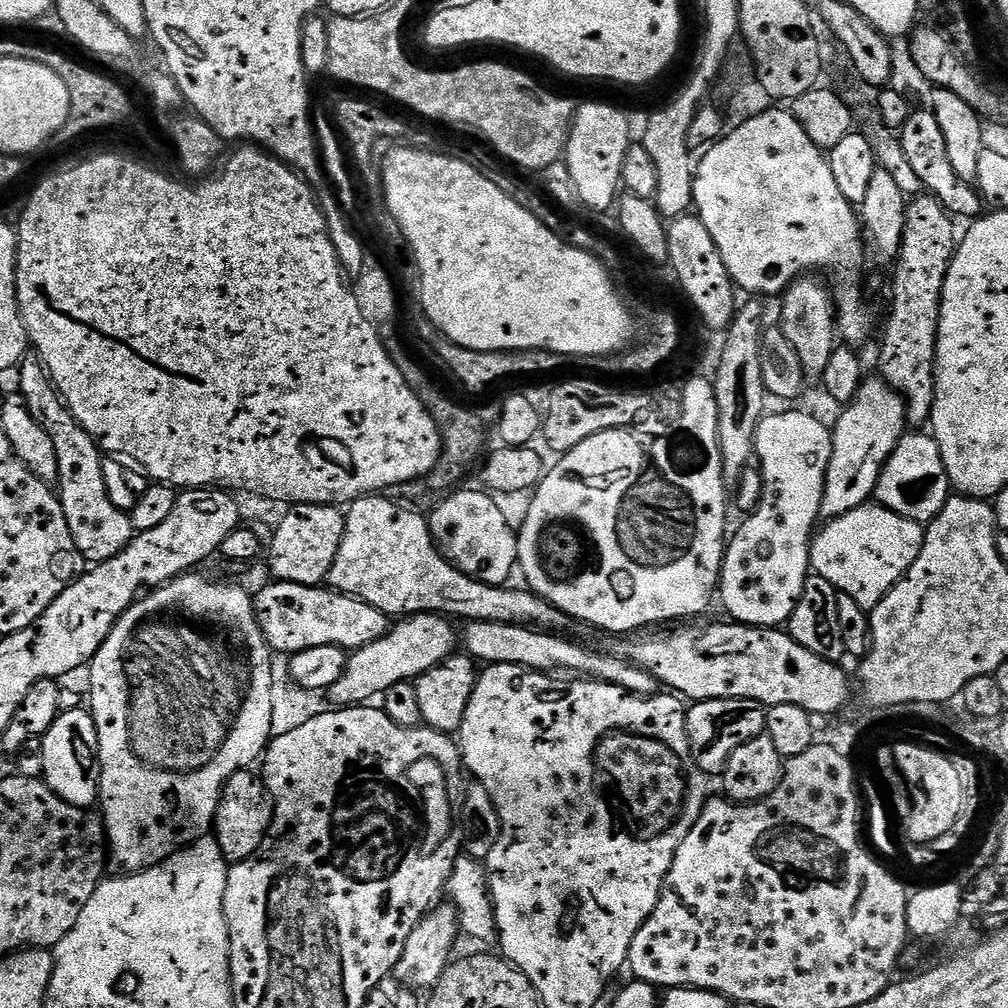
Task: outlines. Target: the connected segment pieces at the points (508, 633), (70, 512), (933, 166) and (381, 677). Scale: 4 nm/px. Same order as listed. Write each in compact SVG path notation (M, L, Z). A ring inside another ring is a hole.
M470 620L462 628L462 648L467 655L481 665L509 664L522 666L535 672L549 674L575 674L580 678L601 680L607 684L618 686L622 690L632 692L636 696L655 696L658 682L654 674L642 670L637 664L610 655L606 650L595 652L584 644L575 644L575 639L564 634L553 634L523 624L507 624L506 622L482 622Z
M25 355L18 365L19 372L19 395L23 396L32 416L42 421L45 430L52 435L54 450L58 454L58 495L70 534L74 534L74 546L78 546L89 565L101 564L114 558L114 554L122 554L134 535L132 518L129 513L114 506L114 502L110 502L110 494L106 494L100 447L69 412L52 377L48 375L48 369L35 355Z
M916 109L909 113L907 122L900 129L899 133L902 148L906 158L913 167L914 174L917 174L921 185L940 202L950 216L959 219L973 220L983 215L984 203L979 196L979 191L971 184L965 183L958 178L954 166L950 164L950 158L946 153L946 142L939 129L938 120L931 110Z
M421 612L418 616L406 616L397 619L395 623L389 627L388 633L382 638L378 638L378 642L370 642L370 646L362 646L355 649L349 655L348 665L342 674L342 678L338 678L338 682L334 682L334 686L330 686L326 690L329 705L336 708L354 708L357 706L367 705L375 698L383 697L386 690L390 690L390 686L398 686L398 682L407 680L415 681L416 677L421 676L426 670L436 668L444 661L450 659L458 648L458 628L449 617L434 612Z

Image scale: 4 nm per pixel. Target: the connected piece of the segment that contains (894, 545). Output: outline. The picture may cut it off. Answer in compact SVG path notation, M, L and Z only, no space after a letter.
M875 502L863 504L861 508L850 510L837 520L827 521L823 526L825 528L821 527L812 541L811 571L826 578L826 582L830 582L830 586L834 586L839 595L854 598L856 605L865 610L876 608L878 602L886 598L888 591L908 573L910 566L914 566L924 541L925 525L902 518L894 514L894 510L886 510Z

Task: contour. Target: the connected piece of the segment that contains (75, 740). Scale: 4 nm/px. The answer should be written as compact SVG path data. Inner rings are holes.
M83 707L69 712L61 711L50 730L42 738L44 742L43 781L66 802L79 808L91 809L100 795L100 747L98 730L91 711Z

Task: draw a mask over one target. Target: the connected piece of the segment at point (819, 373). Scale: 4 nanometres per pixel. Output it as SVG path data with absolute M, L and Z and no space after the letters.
M804 274L795 280L783 293L784 305L780 308L778 327L790 346L794 346L794 354L798 354L798 362L802 362L805 377L823 377L826 365L830 362L830 354L838 347L838 325L836 322L836 306L829 285L815 280L815 275Z

